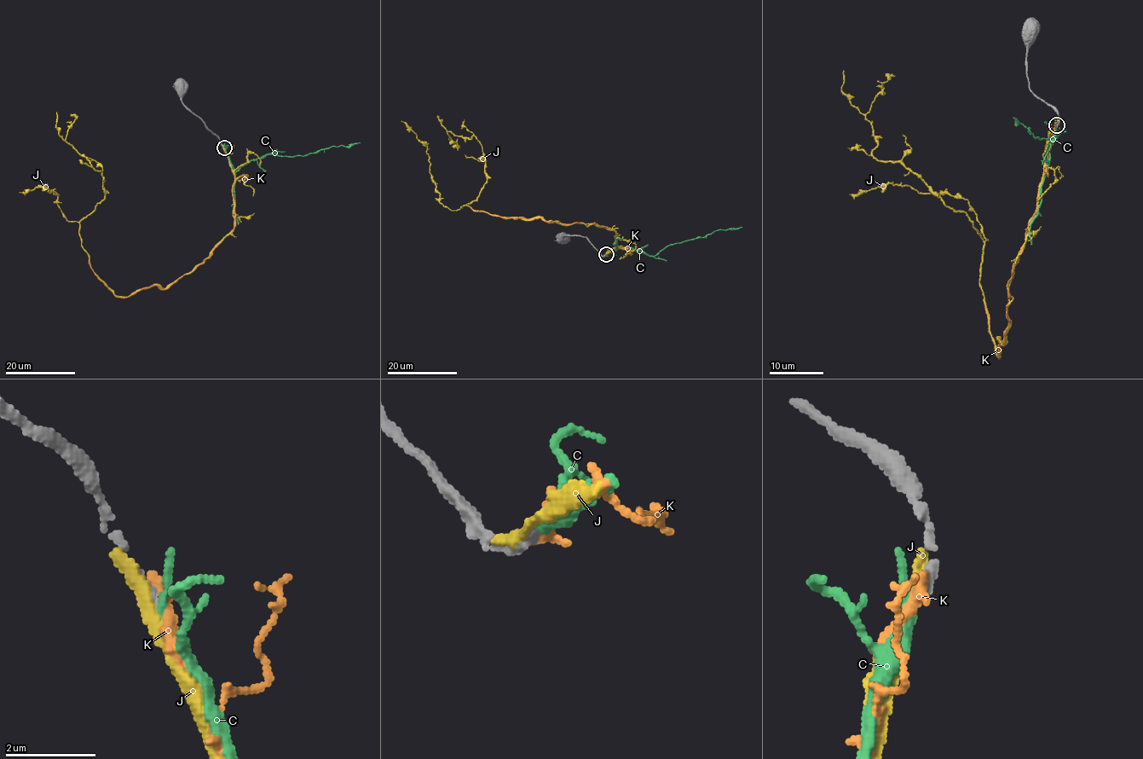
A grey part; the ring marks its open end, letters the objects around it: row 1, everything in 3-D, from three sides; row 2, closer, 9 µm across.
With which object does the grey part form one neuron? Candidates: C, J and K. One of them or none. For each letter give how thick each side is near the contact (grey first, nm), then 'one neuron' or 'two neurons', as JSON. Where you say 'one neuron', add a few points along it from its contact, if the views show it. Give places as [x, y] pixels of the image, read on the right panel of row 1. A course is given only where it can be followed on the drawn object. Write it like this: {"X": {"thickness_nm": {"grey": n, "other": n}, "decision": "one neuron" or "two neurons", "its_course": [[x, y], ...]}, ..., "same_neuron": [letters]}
{"C": {"thickness_nm": {"grey": 280, "other": 320}, "decision": "one neuron", "its_course": [[1057, 124], [1047, 159], [1047, 146], [1058, 136], [1041, 140], [1035, 138], [1030, 129], [1017, 123], [1013, 118]]}, "J": {"thickness_nm": {"grey": 320, "other": 320}, "decision": "two neurons"}, "K": {"thickness_nm": {"grey": 320, "other": 280}, "decision": "two neurons"}, "same_neuron": ["C"]}

